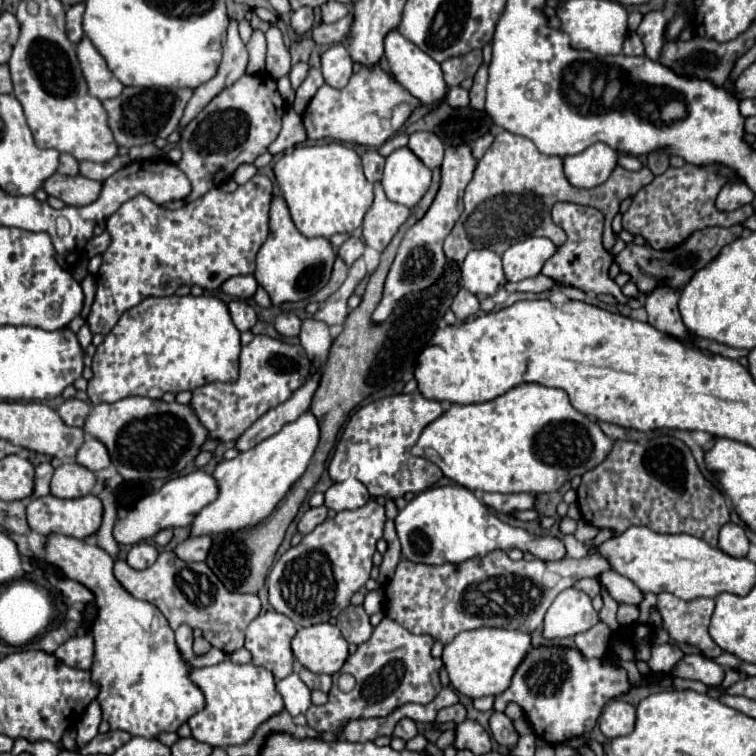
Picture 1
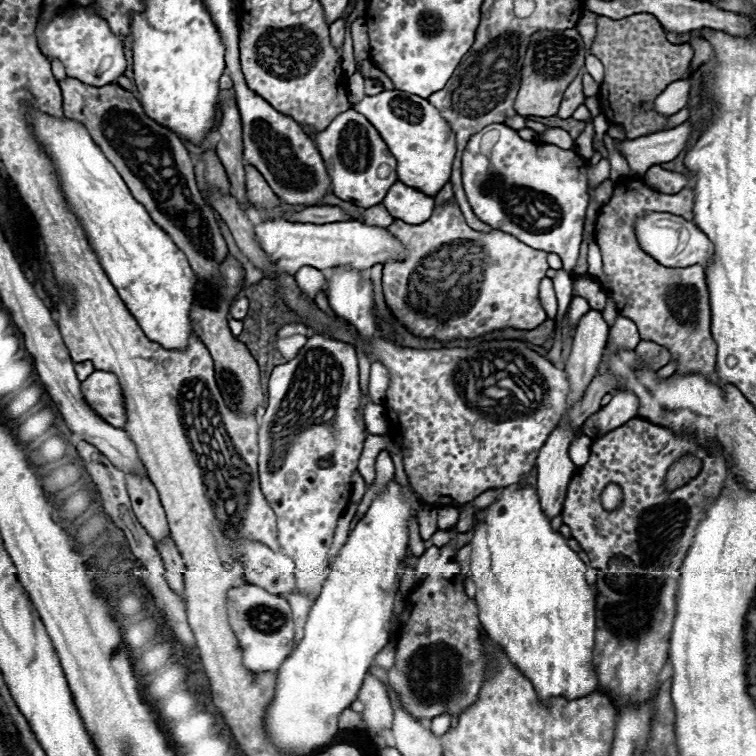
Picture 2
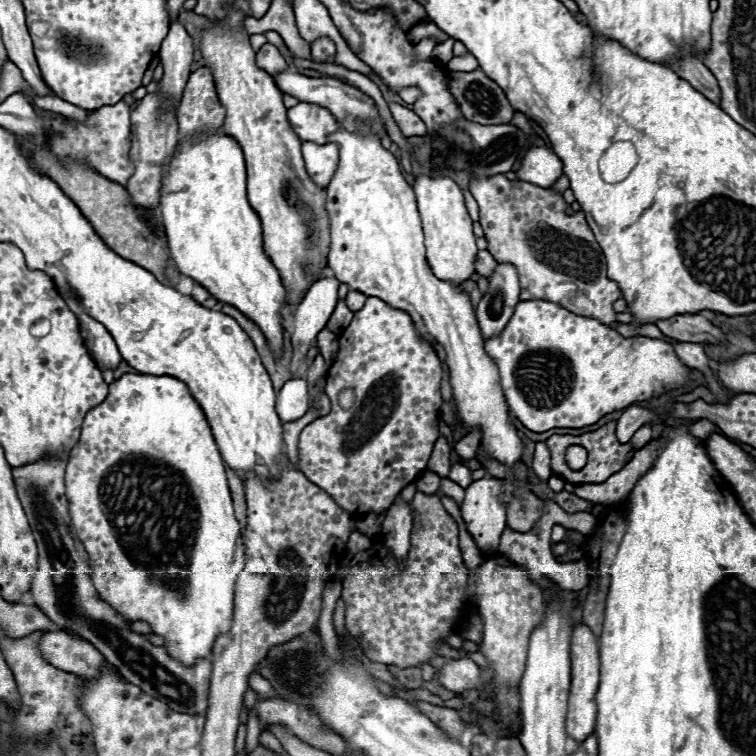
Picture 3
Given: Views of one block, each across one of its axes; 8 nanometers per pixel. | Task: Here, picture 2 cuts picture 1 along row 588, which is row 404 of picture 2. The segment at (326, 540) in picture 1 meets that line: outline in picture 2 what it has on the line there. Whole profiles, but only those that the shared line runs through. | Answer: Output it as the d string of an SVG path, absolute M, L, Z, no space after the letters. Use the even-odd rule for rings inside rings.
M312 336L300 354L272 370L268 384L268 408L260 424L260 484L262 494L278 518L278 544L296 564L298 592L316 598L332 570L328 550L334 540L338 518L348 506L352 484L350 476L356 470L362 444L366 438L364 422L358 414L360 384L358 384L358 356L354 346L334 338Z

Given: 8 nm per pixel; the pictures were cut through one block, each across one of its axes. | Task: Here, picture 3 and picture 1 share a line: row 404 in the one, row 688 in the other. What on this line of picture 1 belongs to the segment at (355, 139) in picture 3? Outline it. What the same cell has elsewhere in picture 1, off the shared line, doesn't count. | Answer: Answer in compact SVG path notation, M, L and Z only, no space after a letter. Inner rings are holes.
M476 628L460 632L448 646L444 646L442 662L450 674L450 684L460 694L468 698L498 696L510 686L510 680L530 646L530 634L526 632L506 628Z

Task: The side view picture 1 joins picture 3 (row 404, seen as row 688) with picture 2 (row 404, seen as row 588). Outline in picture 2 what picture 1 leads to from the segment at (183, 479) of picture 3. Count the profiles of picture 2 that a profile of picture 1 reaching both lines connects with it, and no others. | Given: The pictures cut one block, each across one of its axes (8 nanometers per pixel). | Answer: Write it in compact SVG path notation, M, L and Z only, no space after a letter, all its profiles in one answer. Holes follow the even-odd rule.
M96 370L82 382L82 394L90 408L96 410L102 420L108 420L108 424L124 430L126 406L124 392L116 374Z

